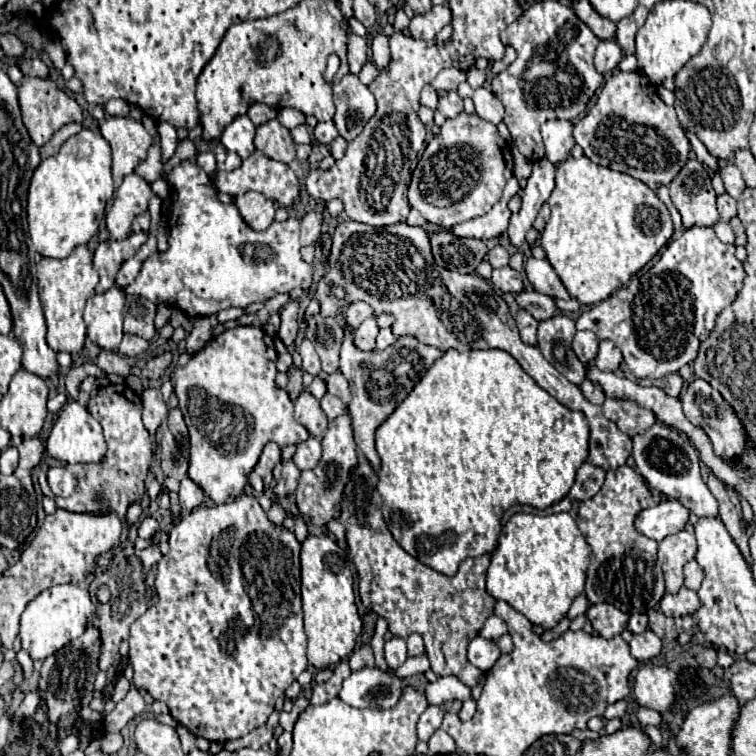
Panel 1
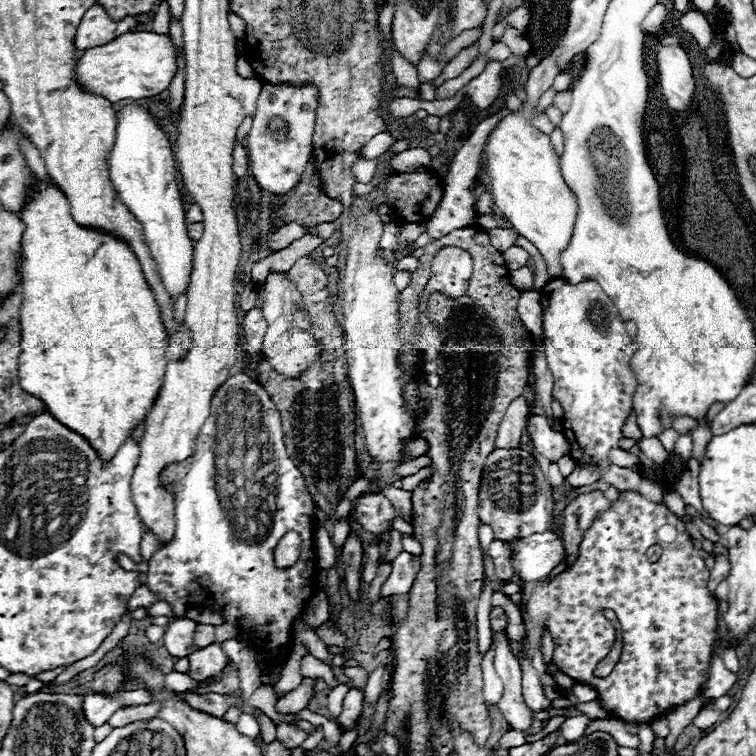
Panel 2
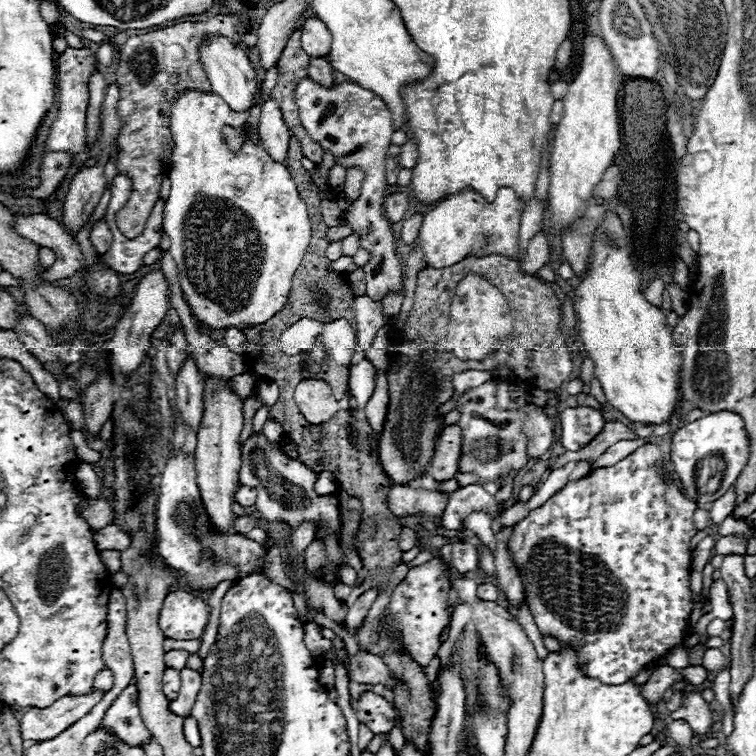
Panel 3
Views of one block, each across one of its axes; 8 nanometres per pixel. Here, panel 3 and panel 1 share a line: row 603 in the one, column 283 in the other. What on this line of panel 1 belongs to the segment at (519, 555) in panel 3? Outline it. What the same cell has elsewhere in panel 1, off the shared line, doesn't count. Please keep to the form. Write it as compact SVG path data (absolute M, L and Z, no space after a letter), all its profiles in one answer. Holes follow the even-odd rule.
M250 494L238 496L232 502L216 504L216 506L202 506L198 510L192 510L188 516L184 516L172 530L170 530L170 552L158 562L158 574L156 574L156 592L158 602L148 608L132 626L130 626L130 664L134 666L134 678L132 684L138 690L146 690L154 700L166 702L170 708L170 714L176 722L184 724L194 736L202 736L206 740L216 742L228 742L246 736L248 732L256 730L258 726L266 724L270 712L274 710L274 702L278 696L284 694L284 690L308 668L306 662L306 634L302 624L302 604L300 604L300 542L296 540L294 532L286 530L284 526L276 526L268 520L266 512L258 504L258 500ZM266 592L266 596L250 596L250 594ZM218 596L218 600L214 598ZM262 602L266 606L266 622L256 614L254 604Z

